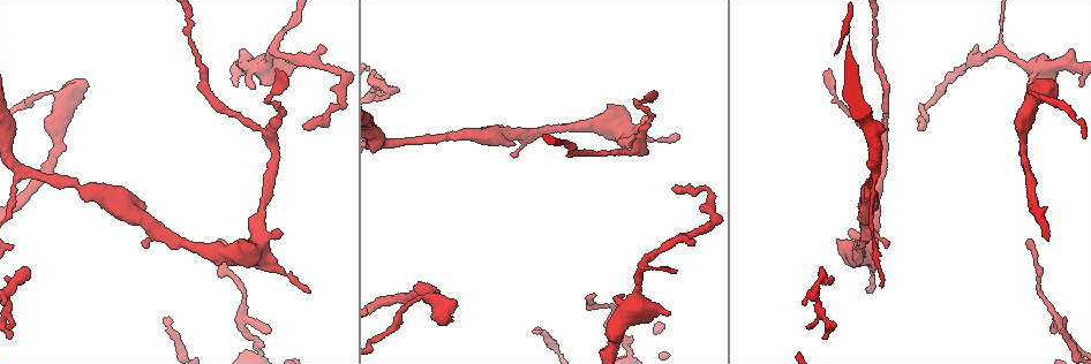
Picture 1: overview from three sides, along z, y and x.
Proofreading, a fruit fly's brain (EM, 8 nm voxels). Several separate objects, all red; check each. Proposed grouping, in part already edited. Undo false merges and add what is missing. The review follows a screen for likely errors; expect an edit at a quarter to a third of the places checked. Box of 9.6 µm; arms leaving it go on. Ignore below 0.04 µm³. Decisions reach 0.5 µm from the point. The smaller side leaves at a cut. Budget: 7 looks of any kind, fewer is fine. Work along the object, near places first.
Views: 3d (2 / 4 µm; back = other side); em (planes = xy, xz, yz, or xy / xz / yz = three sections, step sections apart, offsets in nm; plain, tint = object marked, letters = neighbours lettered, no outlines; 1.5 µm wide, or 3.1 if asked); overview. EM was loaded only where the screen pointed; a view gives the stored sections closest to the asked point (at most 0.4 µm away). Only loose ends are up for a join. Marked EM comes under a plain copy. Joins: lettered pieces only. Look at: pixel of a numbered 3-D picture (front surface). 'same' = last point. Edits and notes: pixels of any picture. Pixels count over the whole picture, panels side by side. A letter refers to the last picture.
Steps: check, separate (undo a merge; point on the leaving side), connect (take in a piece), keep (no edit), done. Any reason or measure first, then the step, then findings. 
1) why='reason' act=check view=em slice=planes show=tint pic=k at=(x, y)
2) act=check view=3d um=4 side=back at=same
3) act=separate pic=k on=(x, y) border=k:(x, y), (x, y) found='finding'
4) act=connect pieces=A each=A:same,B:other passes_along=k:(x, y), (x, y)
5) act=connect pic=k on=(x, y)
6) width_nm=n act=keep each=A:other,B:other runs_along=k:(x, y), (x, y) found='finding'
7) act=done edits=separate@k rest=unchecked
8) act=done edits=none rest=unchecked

why='branch stops here' act=check view=3d um=4 pic=1 at=(669, 314)

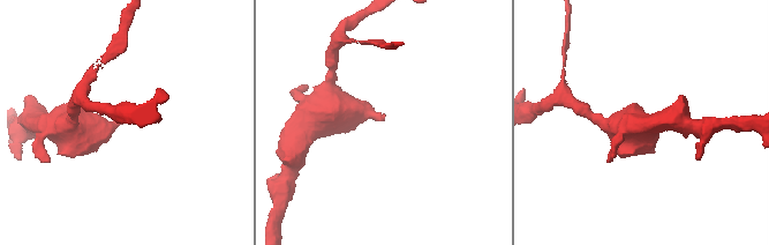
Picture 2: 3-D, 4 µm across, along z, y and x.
act=check view=em slice=xy step=8 show=letters pic=2 at=(382, 117)

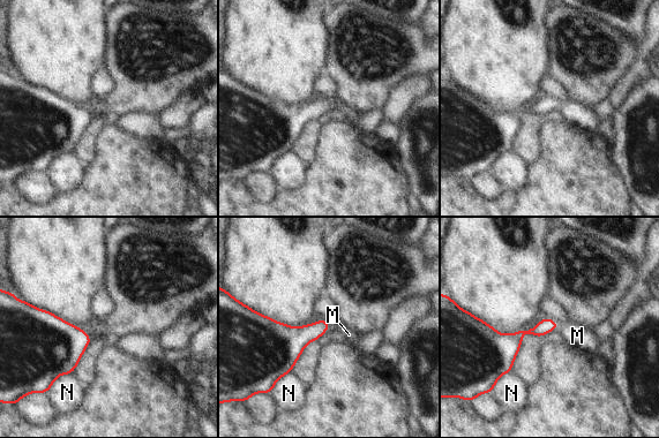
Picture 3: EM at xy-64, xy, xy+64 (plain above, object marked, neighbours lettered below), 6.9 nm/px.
why='another direction' act=check view=em slice=planes show=letters at=same

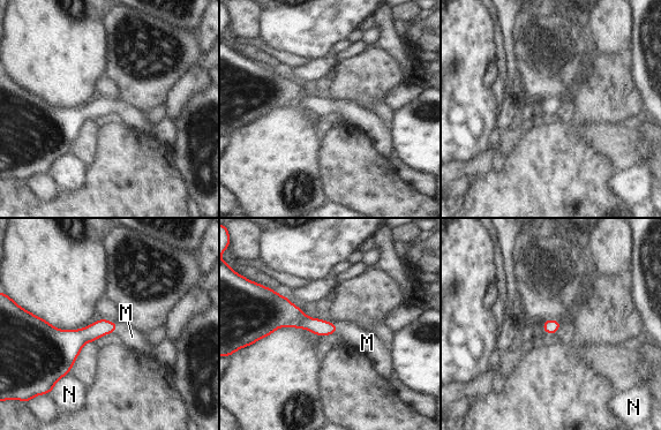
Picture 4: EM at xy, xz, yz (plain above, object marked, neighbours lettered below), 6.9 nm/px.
longest_contact=N:160nm act=connect pieces=M each=M:same,N:other passes_along=4:(321, 327), (337, 325), (367, 342) found='the neuron continues'

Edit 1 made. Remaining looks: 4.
why='see it whole again' act=check view=overview

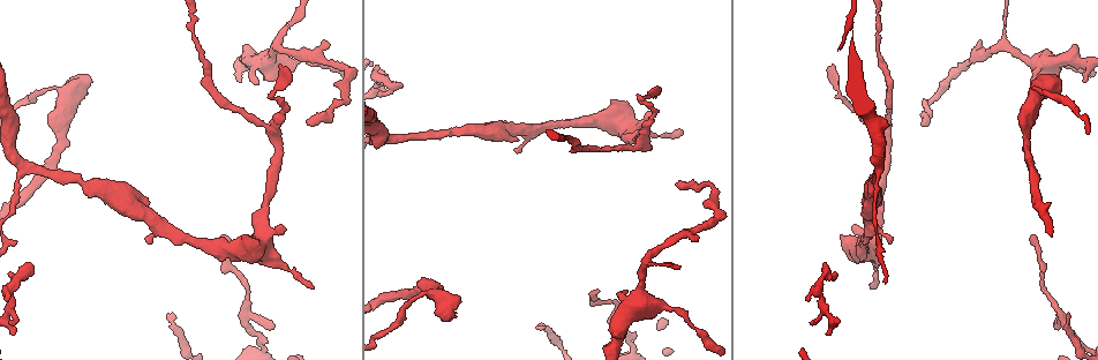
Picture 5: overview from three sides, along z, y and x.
act=check view=3d um=2 pic=5 at=(1030, 239)

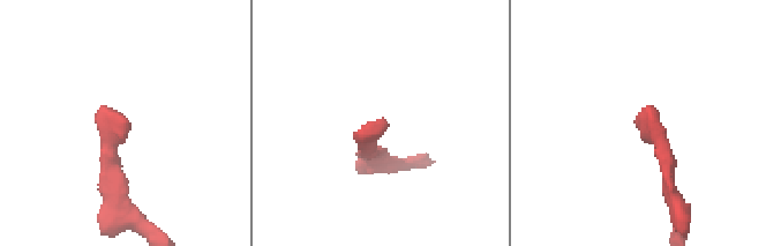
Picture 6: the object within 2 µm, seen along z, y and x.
why='need the tissue' act=check view=em slice=planes show=letters pic=6 at=(639, 117)

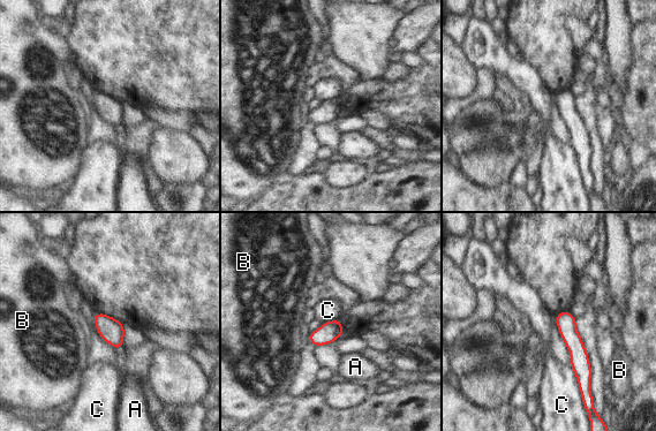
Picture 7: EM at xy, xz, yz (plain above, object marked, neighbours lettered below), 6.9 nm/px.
width_nm=140 act=keep each=A:other,B:other,C:other found='none of them fits'

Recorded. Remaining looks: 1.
act=done edits=connect@4 rest=unchecked

